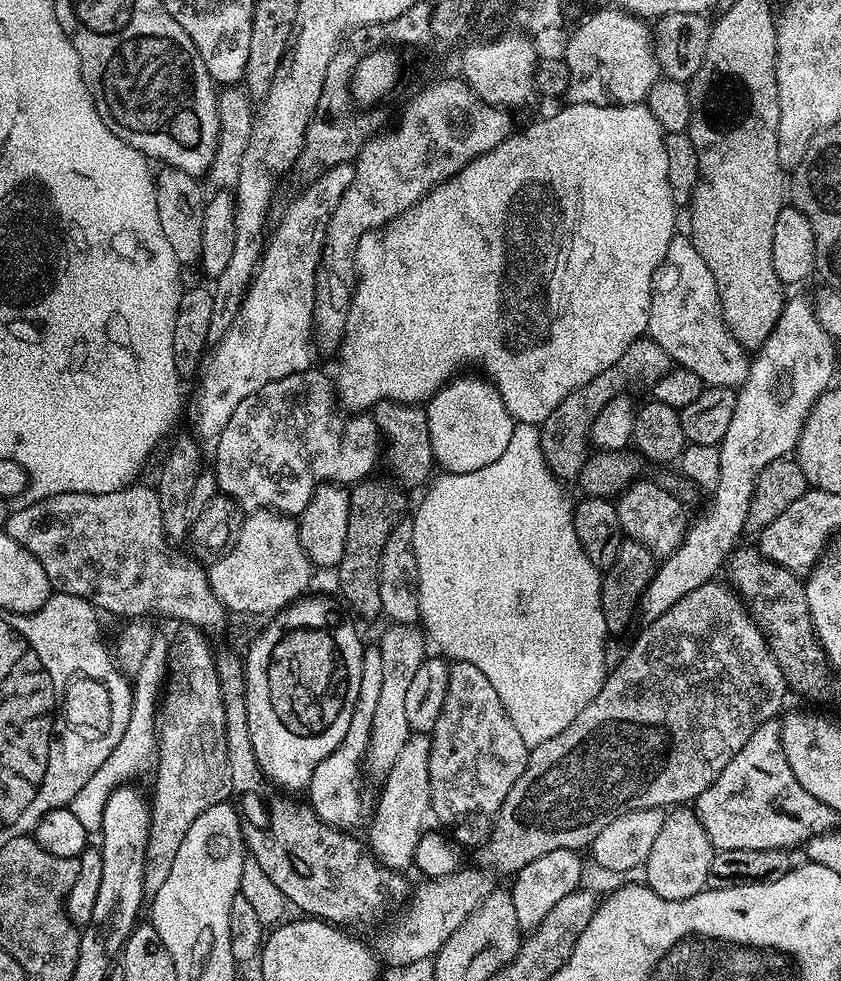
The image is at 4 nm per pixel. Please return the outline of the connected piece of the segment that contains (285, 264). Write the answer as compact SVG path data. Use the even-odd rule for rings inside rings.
M339 164L326 170L326 174L305 187L308 189L281 218L276 233L273 236L271 233L264 258L256 269L256 277L252 279L234 326L230 326L219 344L211 349L199 373L195 431L201 437L219 437L226 422L230 422L230 414L234 414L250 394L258 394L262 386L313 367L312 315L316 301L316 271L326 238L326 226L344 191L354 182L355 173L352 164Z

